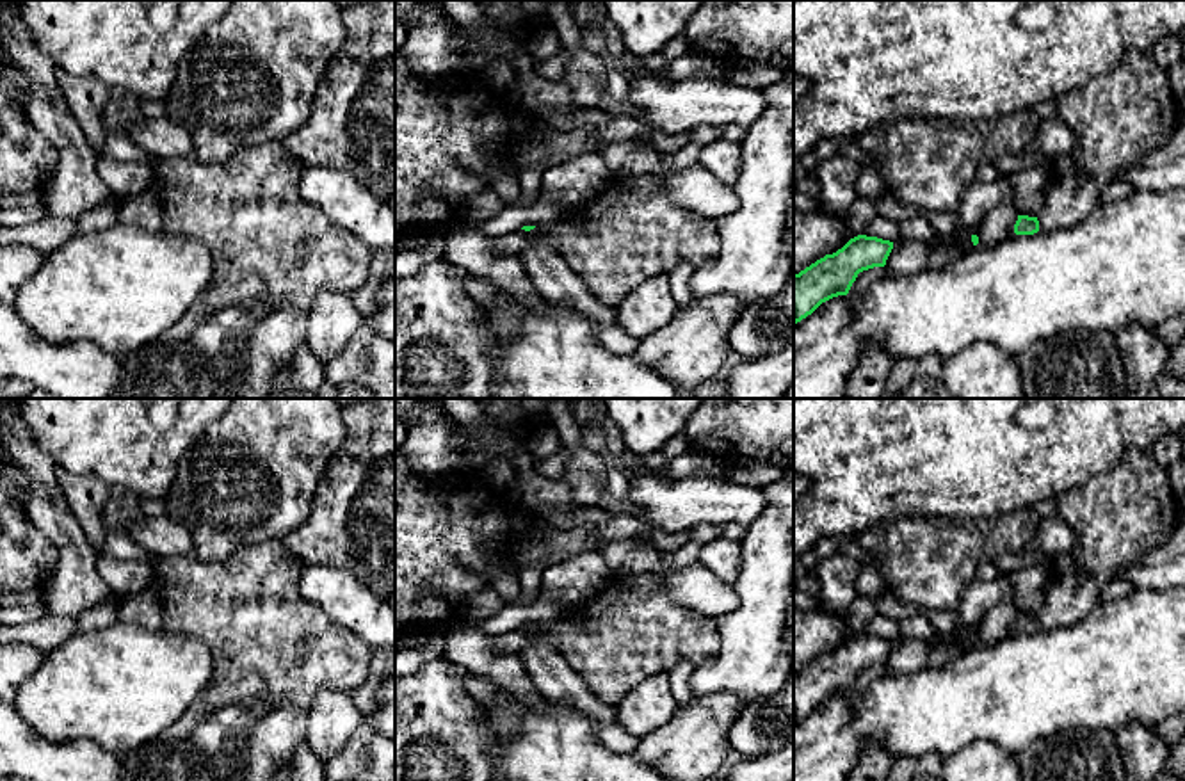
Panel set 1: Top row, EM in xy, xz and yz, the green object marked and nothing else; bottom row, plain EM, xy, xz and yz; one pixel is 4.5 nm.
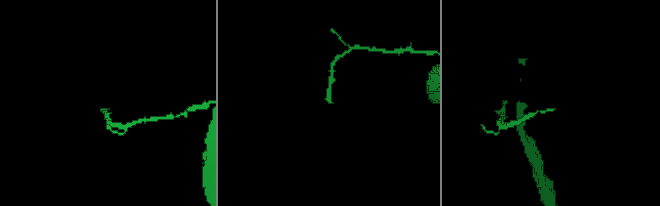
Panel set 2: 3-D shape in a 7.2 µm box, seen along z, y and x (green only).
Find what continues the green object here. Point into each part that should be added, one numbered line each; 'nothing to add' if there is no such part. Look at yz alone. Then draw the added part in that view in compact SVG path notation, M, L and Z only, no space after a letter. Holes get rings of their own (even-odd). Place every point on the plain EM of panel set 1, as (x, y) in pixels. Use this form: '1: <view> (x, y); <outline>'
1: yz (1116, 516); M1128 448L1112 470L1057 496L1055 516L1076 537L1071 557L1078 569L1050 584L1039 630L1078 624L1117 573L1171 539L1180 511L1153 454Z

